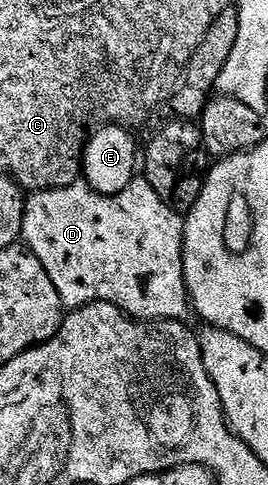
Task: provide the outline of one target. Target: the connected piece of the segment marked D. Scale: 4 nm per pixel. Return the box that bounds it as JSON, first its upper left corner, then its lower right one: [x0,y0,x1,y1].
[21,179,190,323]

